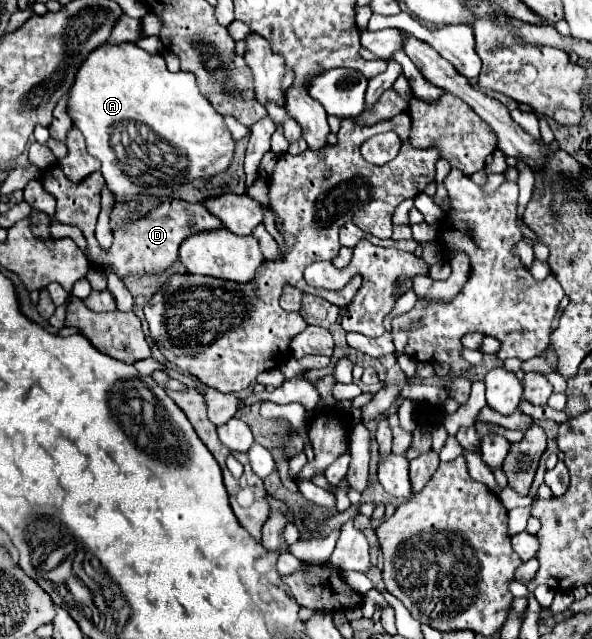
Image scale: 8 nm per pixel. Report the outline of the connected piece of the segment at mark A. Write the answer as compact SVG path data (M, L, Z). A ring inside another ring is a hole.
M106 42L88 54L68 92L68 114L74 126L84 134L88 152L102 162L100 172L116 200L130 200L134 194L156 198L172 196L180 184L226 170L234 154L232 134L224 126L222 116L200 94L194 76L170 72L162 54L148 54L134 42Z

